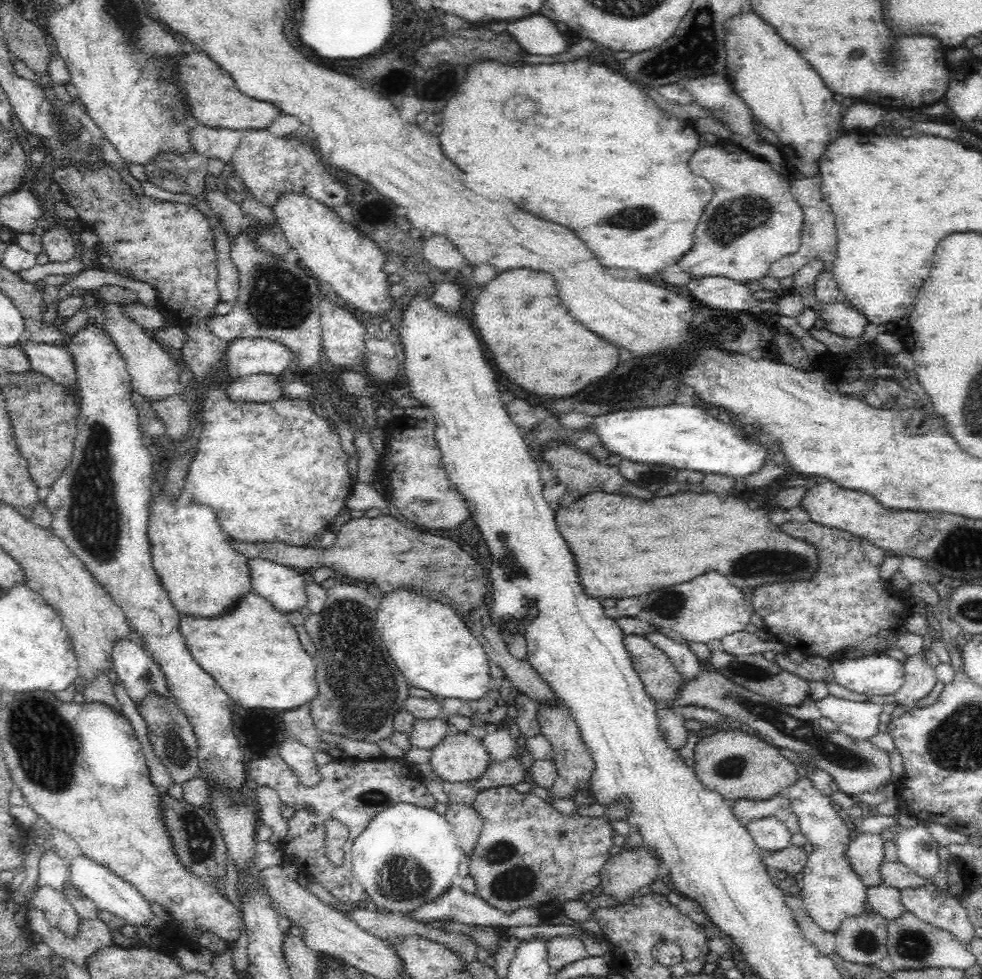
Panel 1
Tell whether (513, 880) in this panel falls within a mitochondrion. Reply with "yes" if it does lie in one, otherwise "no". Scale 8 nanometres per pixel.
yes

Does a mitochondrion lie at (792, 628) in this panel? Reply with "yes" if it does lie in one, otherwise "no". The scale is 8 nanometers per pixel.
no

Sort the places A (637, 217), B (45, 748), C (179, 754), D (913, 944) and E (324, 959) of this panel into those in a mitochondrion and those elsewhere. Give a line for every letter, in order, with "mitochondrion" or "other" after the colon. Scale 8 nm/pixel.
A: mitochondrion
B: mitochondrion
C: mitochondrion
D: mitochondrion
E: other

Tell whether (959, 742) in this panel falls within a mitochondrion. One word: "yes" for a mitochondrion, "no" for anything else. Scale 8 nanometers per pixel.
yes

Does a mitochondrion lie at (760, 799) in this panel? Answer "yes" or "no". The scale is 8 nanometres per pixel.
no

